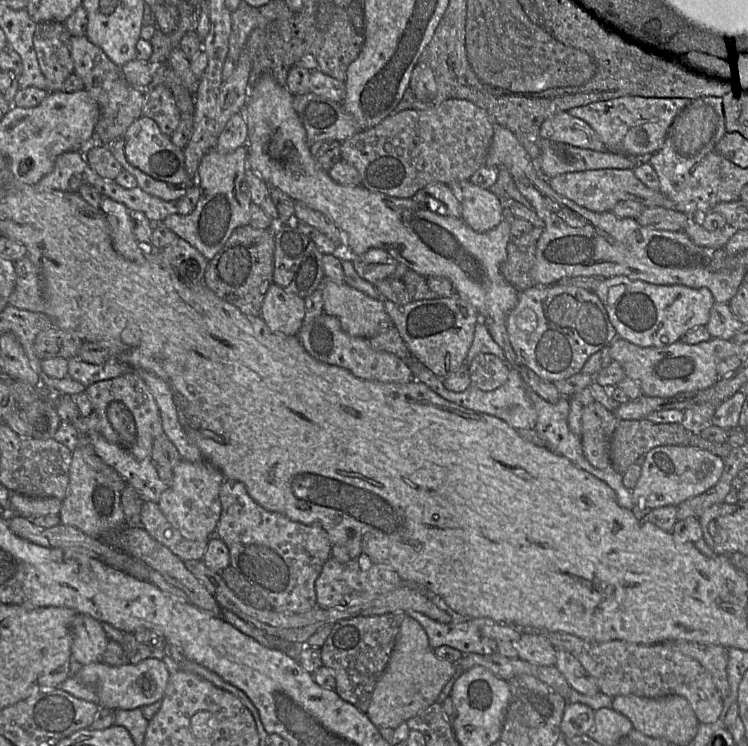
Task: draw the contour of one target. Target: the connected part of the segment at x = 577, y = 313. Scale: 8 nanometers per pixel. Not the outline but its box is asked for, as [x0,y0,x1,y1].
[506,283,618,383]

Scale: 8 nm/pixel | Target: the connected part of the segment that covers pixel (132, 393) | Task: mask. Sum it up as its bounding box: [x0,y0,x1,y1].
[85,370,165,459]

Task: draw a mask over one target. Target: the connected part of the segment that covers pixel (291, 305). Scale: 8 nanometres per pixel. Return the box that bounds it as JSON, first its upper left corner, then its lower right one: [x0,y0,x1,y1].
[260,283,305,336]

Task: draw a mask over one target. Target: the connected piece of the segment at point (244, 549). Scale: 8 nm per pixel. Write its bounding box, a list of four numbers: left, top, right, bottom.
[215,479,332,613]

